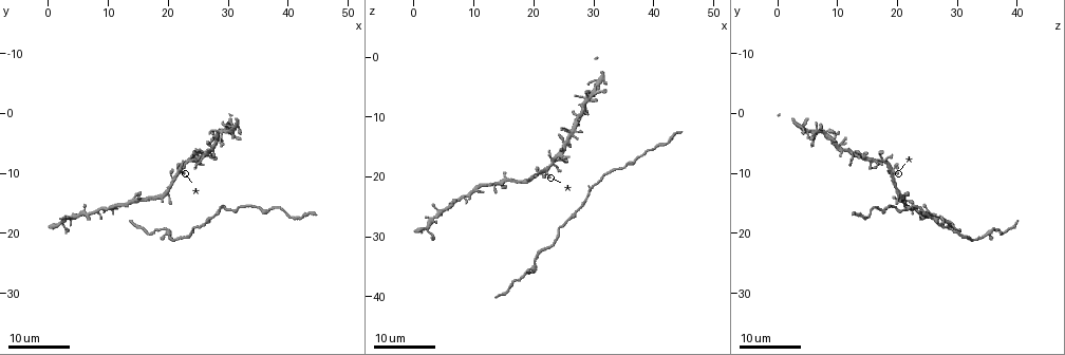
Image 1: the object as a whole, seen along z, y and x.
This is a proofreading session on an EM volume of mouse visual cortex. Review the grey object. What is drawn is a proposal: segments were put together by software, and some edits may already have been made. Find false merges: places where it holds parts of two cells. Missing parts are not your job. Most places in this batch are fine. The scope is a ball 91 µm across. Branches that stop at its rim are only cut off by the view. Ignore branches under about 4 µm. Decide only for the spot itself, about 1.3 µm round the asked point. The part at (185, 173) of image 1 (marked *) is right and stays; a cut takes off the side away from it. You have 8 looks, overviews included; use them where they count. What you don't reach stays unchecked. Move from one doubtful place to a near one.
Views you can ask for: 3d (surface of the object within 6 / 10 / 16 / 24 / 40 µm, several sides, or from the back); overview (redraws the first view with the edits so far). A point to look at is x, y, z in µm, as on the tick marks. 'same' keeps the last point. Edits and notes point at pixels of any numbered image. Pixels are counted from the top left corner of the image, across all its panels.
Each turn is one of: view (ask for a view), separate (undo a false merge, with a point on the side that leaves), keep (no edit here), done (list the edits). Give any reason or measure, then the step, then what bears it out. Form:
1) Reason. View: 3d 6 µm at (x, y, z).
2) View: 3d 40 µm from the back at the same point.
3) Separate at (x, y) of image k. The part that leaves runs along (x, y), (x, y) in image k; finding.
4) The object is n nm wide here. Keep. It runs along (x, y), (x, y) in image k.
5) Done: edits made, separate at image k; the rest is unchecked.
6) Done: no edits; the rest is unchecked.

Four or more arms meet. View: 3d 16 µm at (21.5, 10.0, 19.0).

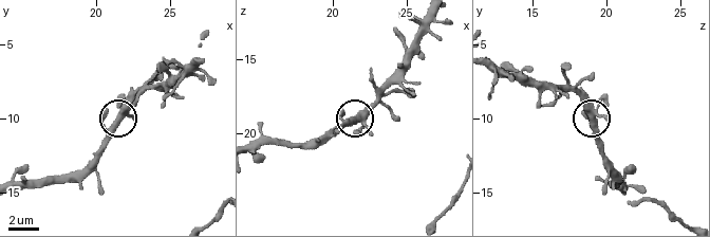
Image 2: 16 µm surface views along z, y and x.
Closer look. View: 3d 6 µm at (21.6, 10.0, 19.0).

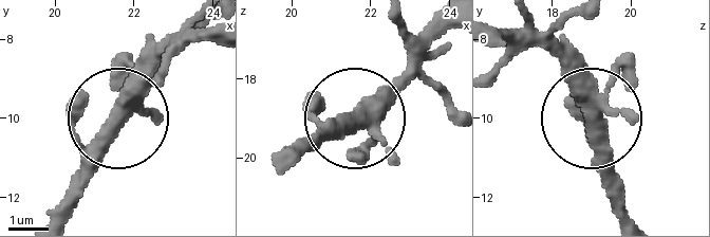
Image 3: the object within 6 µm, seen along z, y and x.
The side arm is 25 µm long. Keep. It runs along (631, 117), (594, 117), (584, 87), (526, 30) in image 3; one cell here.

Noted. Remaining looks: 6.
Two arms at a narrow angle. View: 3d 24 µm at (6.5, 16.5, 24.0).

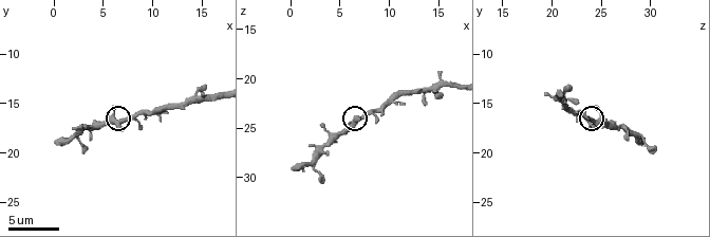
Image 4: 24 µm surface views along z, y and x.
View: 3d 10 µm at (6.8, 17.0, 24.0).

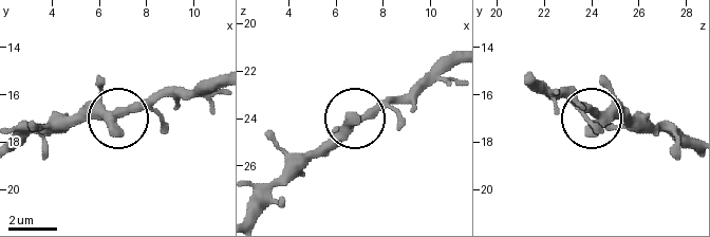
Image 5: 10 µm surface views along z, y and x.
View: 3d 6 µm at (6.7, 16.8, 24.2).

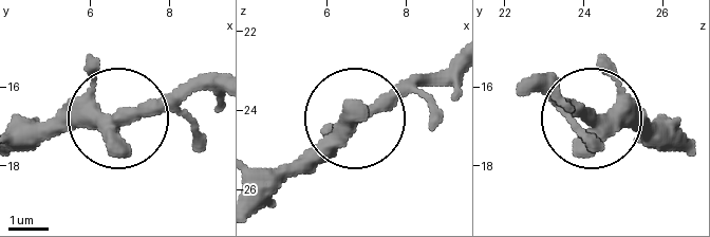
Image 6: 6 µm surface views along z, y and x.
The object is 350 nm wide here. Keep. All the same cell.

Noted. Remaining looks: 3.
Small branch off a trunk. View: 3d 16 µm at (2.6, 18.2, 28.4).

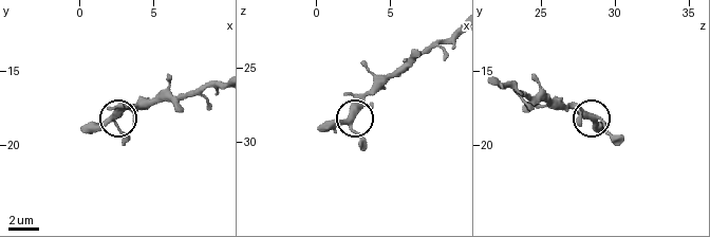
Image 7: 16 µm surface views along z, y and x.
Zoom in. View: 3d 6 µm at (2.2, 18.0, 28.2).

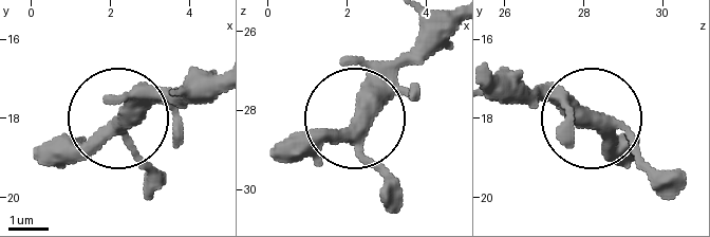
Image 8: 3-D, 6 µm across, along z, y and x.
Keep. It runs along (493, 74), (564, 88), (672, 182) in image 8; one cell here.

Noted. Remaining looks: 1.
Done: no edits; the rest is unchecked.

